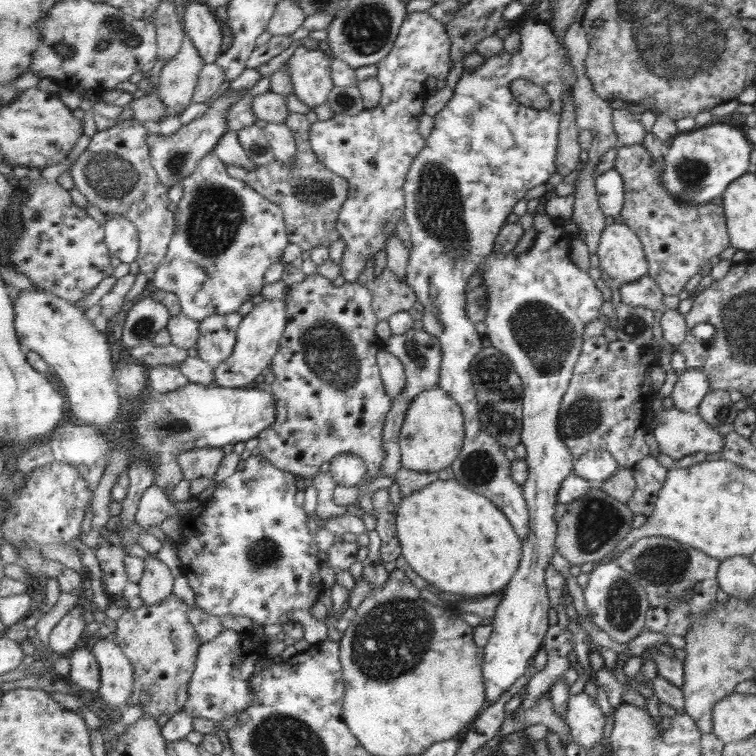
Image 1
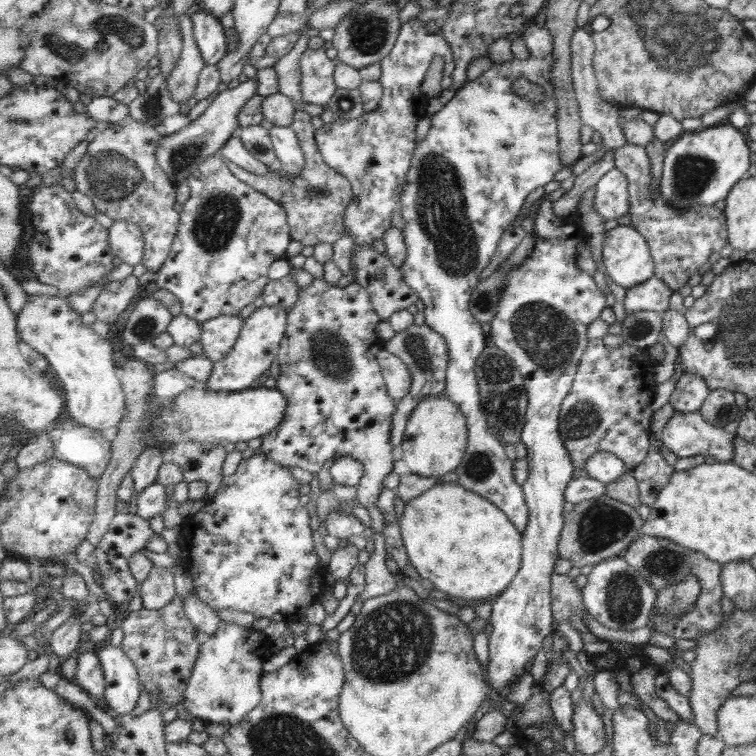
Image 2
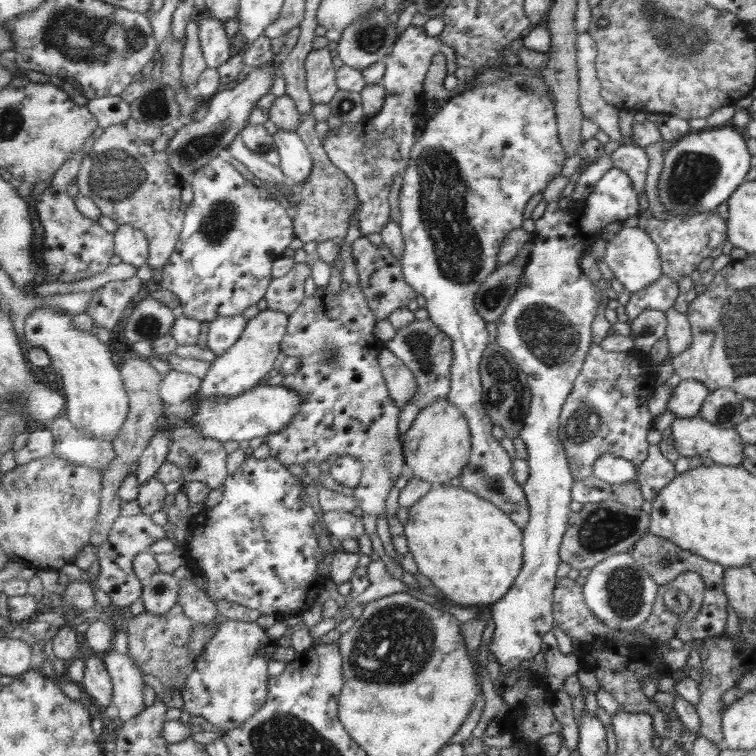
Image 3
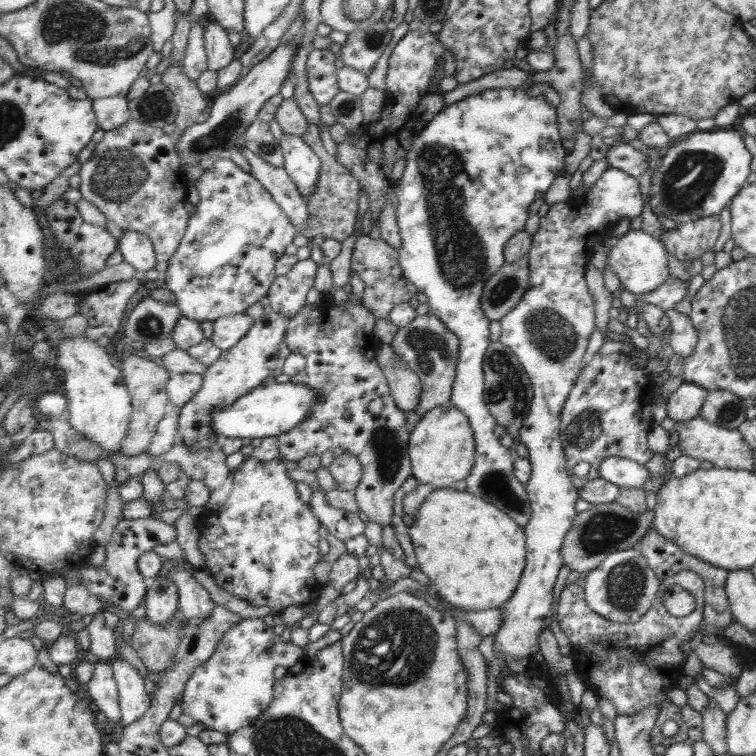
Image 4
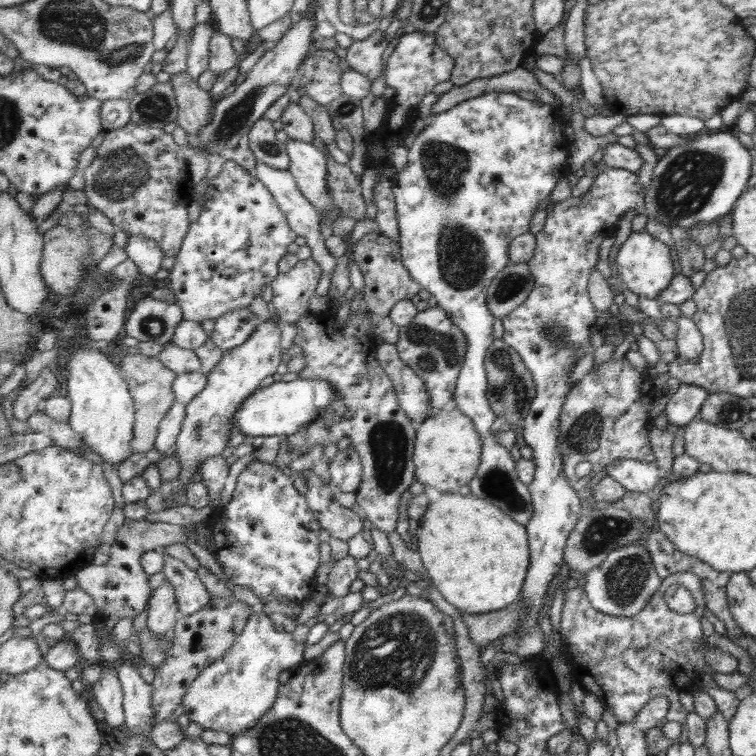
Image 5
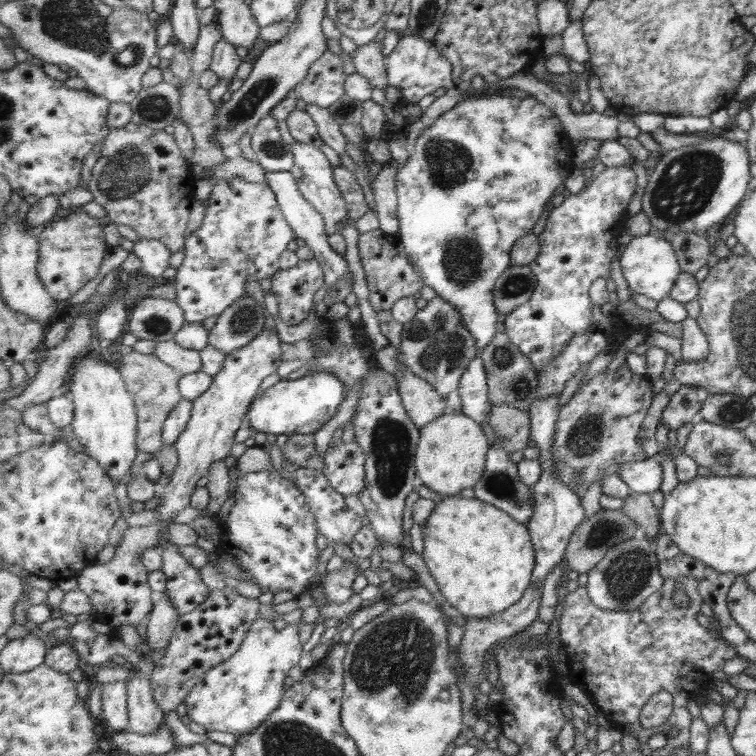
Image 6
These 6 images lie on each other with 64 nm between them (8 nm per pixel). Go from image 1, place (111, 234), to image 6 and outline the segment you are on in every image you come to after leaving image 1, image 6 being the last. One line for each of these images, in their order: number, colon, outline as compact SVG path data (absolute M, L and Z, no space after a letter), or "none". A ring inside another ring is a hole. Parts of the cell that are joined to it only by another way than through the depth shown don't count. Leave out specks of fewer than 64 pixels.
2: M113 220L109 234L111 234L113 256L117 256L121 262L131 264L131 266L137 266L143 262L145 238L143 238L141 226L133 224L133 222Z
3: M125 224L117 228L115 232L115 254L127 262L133 264L137 268L141 266L149 266L149 258L151 258L151 244L147 240L147 236L141 232L141 228L135 228L131 224Z
4: M125 232L119 240L119 252L123 254L125 262L131 262L139 270L139 274L145 274L159 262L155 254L155 244L149 240L149 236L141 232Z
5: M139 234L129 238L129 246L125 248L125 252L131 260L137 262L141 274L145 274L151 280L153 280L153 274L157 274L161 270L161 264L167 258L161 250L161 244L157 244L155 240L149 240L145 236L139 236Z
6: M139 240L135 242L135 248L131 252L141 258L141 270L151 278L159 278L169 268L171 250L159 240Z

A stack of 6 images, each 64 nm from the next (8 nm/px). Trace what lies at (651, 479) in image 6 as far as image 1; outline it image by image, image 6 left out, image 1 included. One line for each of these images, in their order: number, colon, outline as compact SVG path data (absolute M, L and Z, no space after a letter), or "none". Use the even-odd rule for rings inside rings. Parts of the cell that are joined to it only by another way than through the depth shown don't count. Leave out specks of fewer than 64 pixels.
1: M591 450L573 460L573 474L597 484L607 480L617 470L619 470L619 464L605 450Z
2: M597 452L593 454L583 466L581 470L585 470L585 476L597 480L597 482L603 482L603 484L609 484L613 480L619 480L619 476L623 474L629 474L631 470L625 468L625 464L613 456L611 452Z
3: M603 454L593 464L593 476L607 484L637 484L637 466L613 454Z
4: M605 458L597 468L597 476L619 488L639 488L639 490L643 490L643 486L651 478L649 470L645 470L643 464L623 458Z
5: M617 460L611 462L605 468L605 474L613 480L617 480L627 492L647 492L653 490L653 486L661 478L661 470L657 468L657 462L637 462L637 460Z

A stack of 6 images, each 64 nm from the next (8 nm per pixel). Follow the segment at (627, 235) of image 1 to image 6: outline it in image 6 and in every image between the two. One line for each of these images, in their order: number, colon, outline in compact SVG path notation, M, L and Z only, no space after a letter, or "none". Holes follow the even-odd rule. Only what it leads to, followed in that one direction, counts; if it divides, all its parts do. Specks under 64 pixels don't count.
2: M623 222L615 224L615 228L605 234L601 256L607 276L625 290L645 282L655 272L647 242L633 226Z
3: M635 226L635 228L619 228L613 242L607 242L605 246L605 258L603 262L609 266L615 286L625 288L627 292L637 292L653 284L657 278L661 278L661 260L655 244Z
4: M629 228L619 240L613 240L613 246L611 246L609 256L607 256L607 266L613 274L617 274L623 290L629 290L635 296L641 296L641 294L655 290L657 286L661 286L667 280L667 276L669 276L667 258L669 256L659 240L647 236L641 230Z
5: M631 232L627 236L627 240L619 246L617 256L615 256L615 264L617 264L617 274L623 280L625 288L641 298L655 300L657 294L663 288L667 288L669 280L675 276L673 266L671 266L671 258L669 258L669 248L665 244L661 244L659 240L651 238L647 232Z
6: M653 232L645 234L645 236L631 238L631 242L627 246L623 246L623 252L619 254L619 266L621 266L623 278L627 282L627 288L631 292L647 296L655 302L669 296L669 290L673 288L675 278L681 274L681 268L679 268L673 248L669 246L667 240L663 240L661 236L655 236Z

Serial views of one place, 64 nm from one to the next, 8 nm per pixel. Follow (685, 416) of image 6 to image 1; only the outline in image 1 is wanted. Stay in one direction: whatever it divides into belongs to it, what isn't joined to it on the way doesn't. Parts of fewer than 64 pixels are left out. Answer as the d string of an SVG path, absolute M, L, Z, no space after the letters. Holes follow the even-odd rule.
M687 368L679 374L673 390L671 390L671 400L673 408L681 412L695 412L699 402L703 400L705 394L709 394L709 384L705 380L705 372L699 368Z

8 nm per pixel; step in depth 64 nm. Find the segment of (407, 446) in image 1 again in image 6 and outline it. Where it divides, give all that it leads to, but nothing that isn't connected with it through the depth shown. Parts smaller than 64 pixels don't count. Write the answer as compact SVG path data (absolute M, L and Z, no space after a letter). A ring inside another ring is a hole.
M447 412L437 422L421 428L421 442L417 452L417 474L423 484L443 496L459 496L465 488L475 488L487 472L487 454L493 442L481 430L481 424L465 414Z

